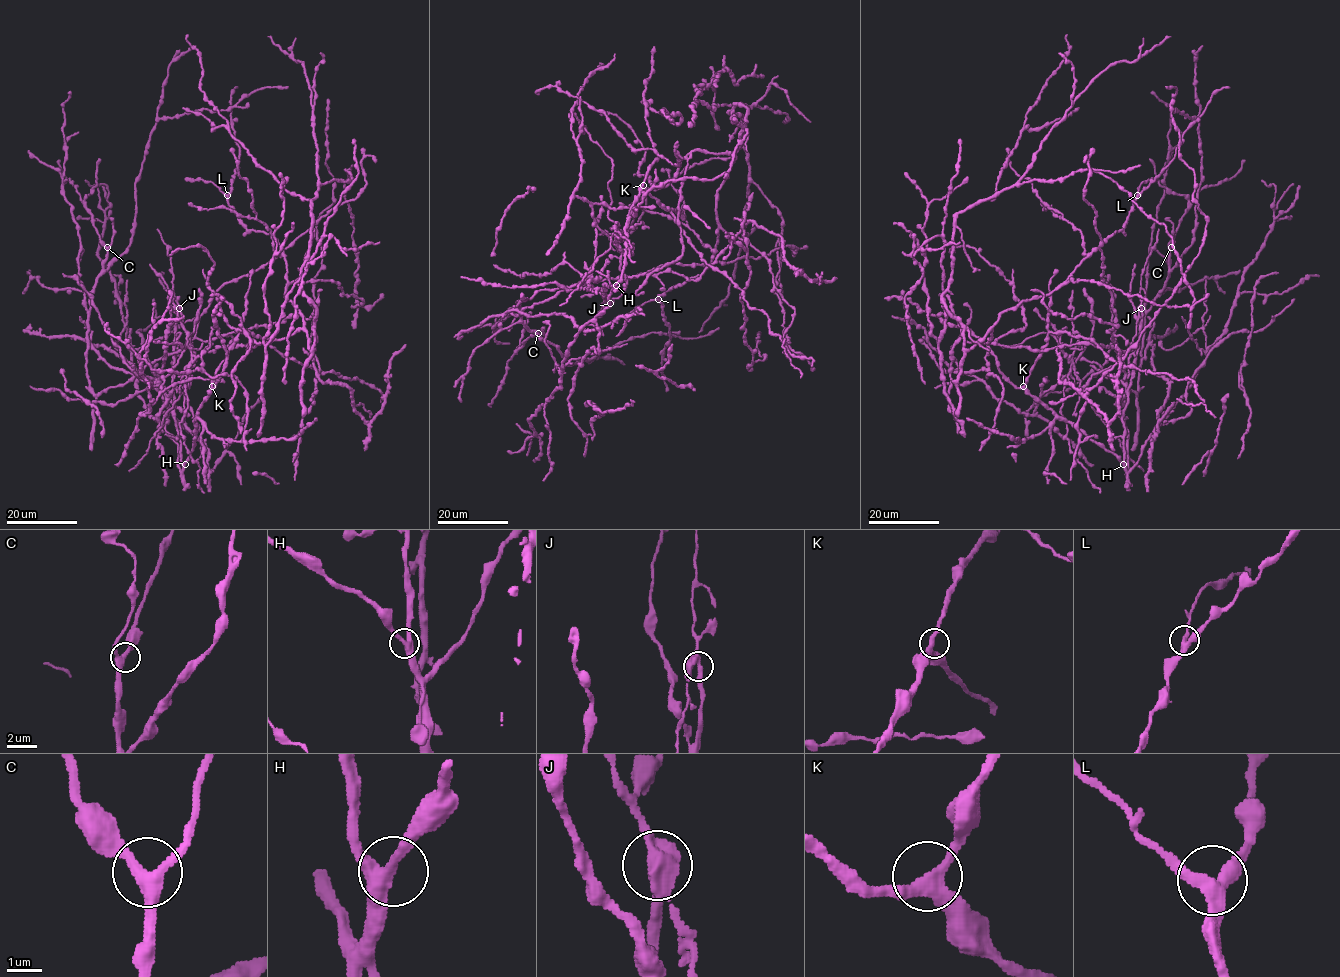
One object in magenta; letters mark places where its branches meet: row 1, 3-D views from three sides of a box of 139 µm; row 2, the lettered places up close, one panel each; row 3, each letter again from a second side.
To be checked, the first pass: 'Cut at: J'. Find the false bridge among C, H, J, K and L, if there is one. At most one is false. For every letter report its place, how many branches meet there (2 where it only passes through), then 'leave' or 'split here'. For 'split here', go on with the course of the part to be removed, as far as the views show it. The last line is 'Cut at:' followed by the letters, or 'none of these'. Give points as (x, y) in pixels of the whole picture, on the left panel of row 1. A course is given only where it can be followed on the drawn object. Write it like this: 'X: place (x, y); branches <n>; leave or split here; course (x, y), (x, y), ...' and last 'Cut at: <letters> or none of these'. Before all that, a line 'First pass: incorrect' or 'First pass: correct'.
First pass: correct
C: place (107, 247); branches 3; leave
H: place (185, 464); branches 3; leave
J: place (179, 308); branches 3; split here; course (179, 307), (195, 358), (186, 388), (191, 348), (177, 338), (180, 333), (181, 346), (153, 341)
K: place (212, 386); branches 3; leave
L: place (227, 195); branches 3; leave
Cut at: J

